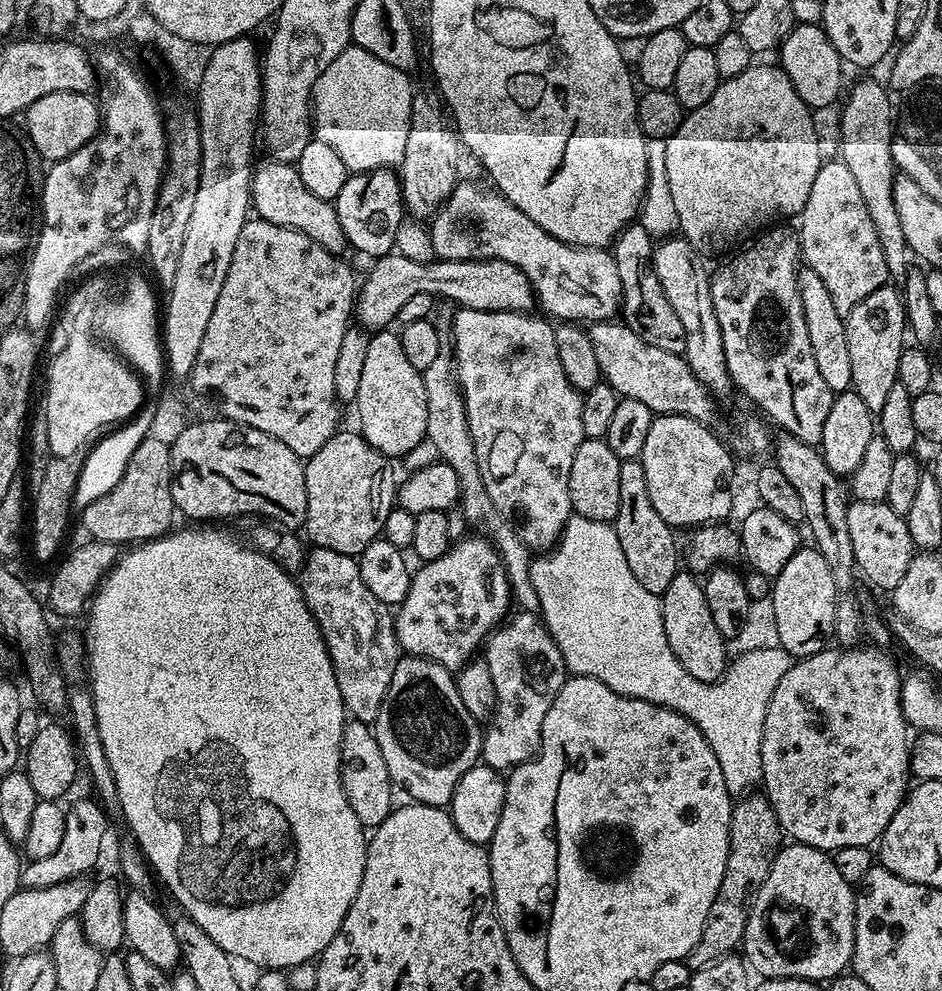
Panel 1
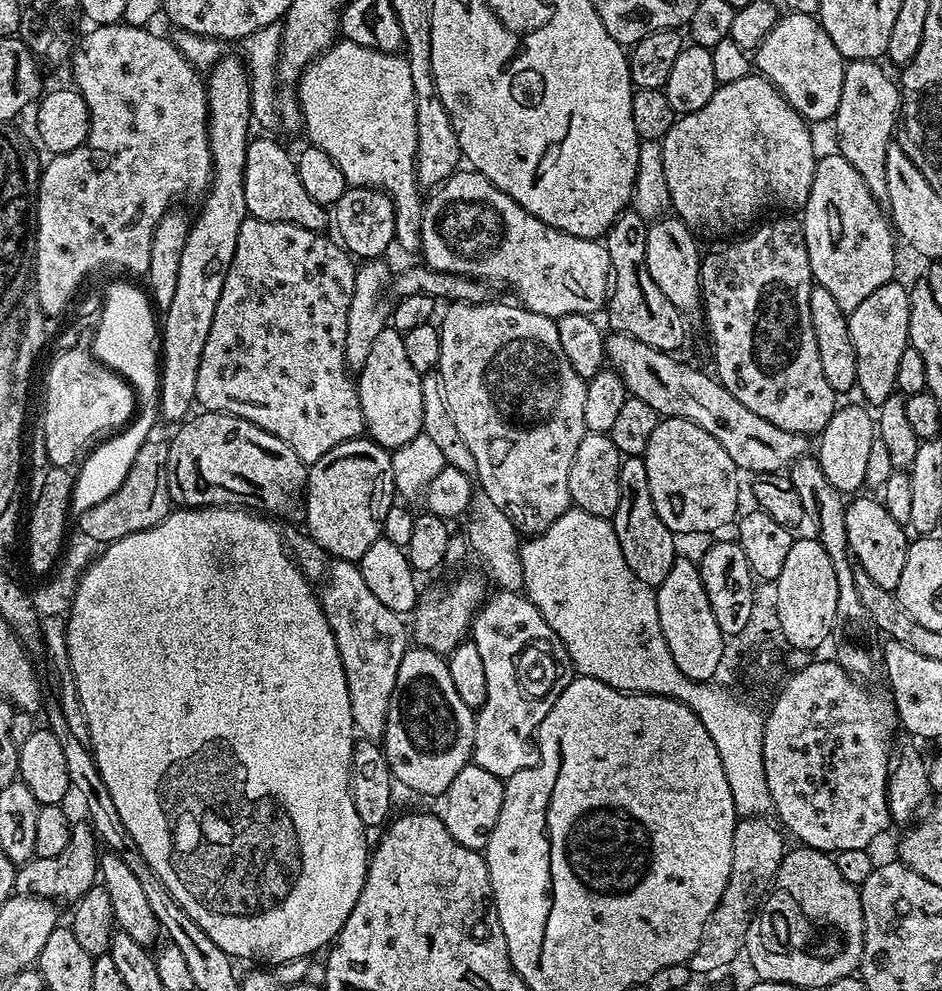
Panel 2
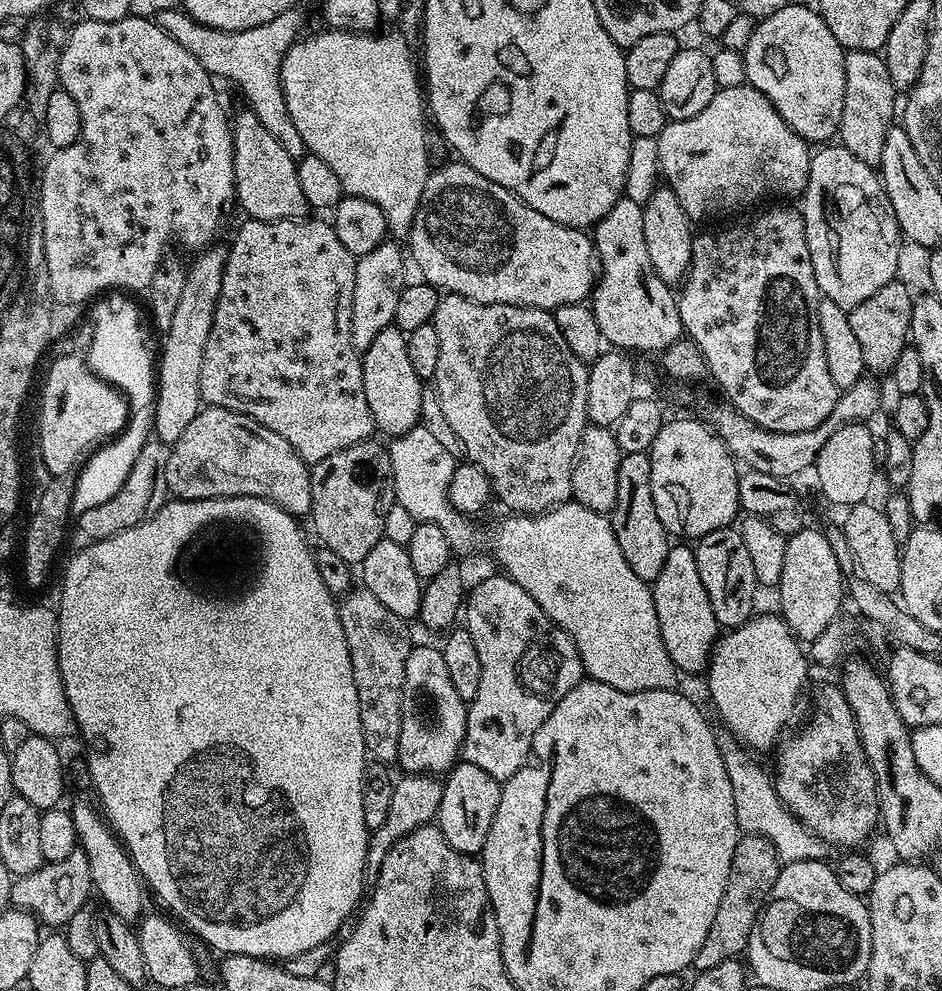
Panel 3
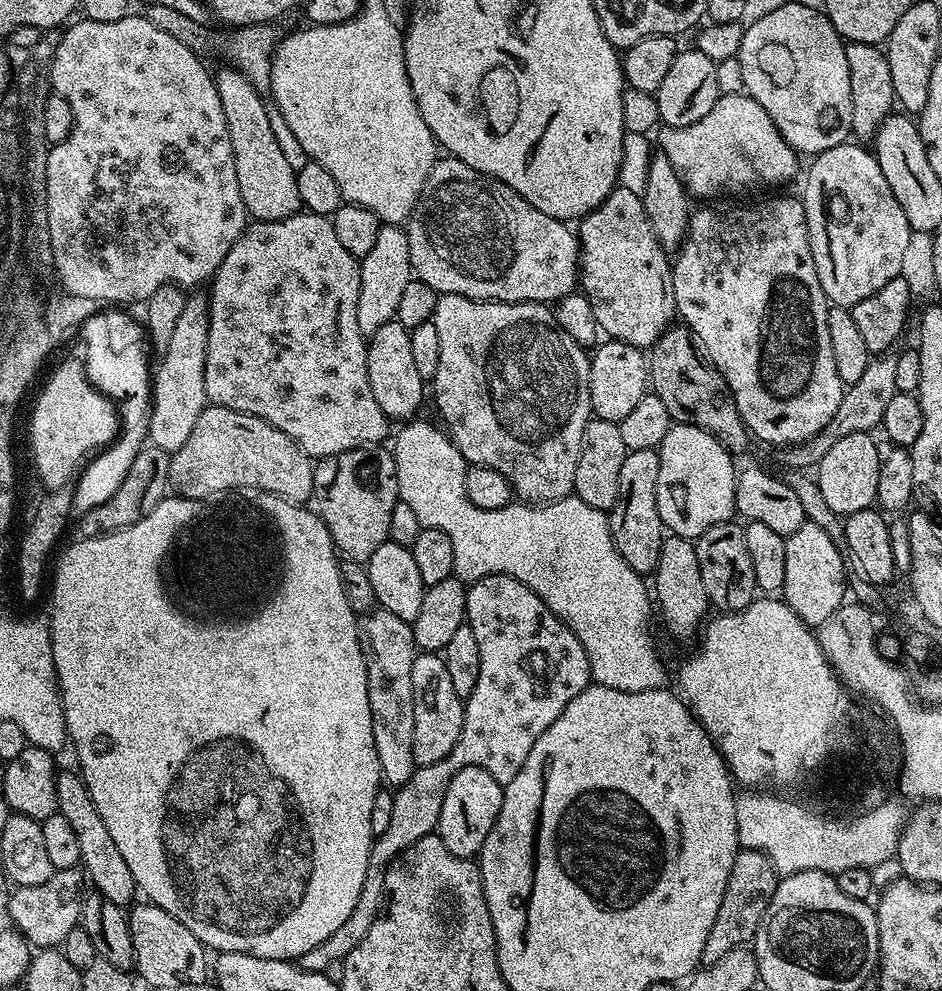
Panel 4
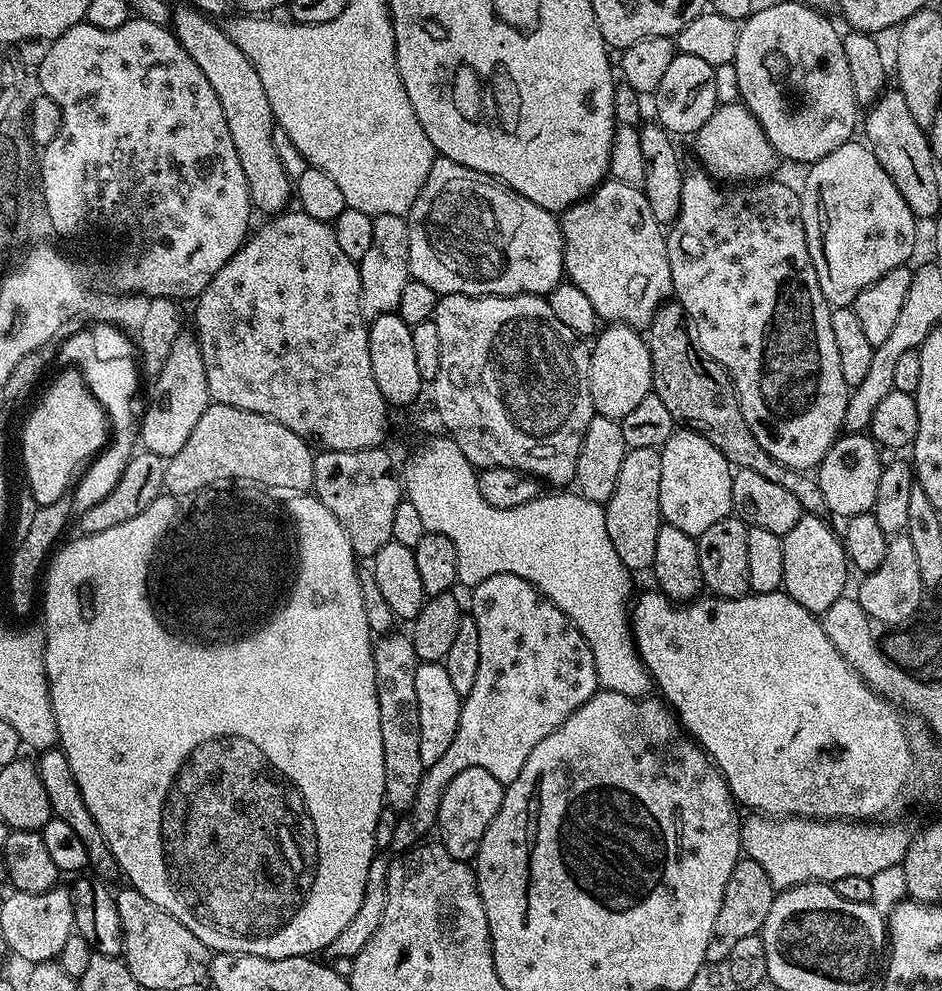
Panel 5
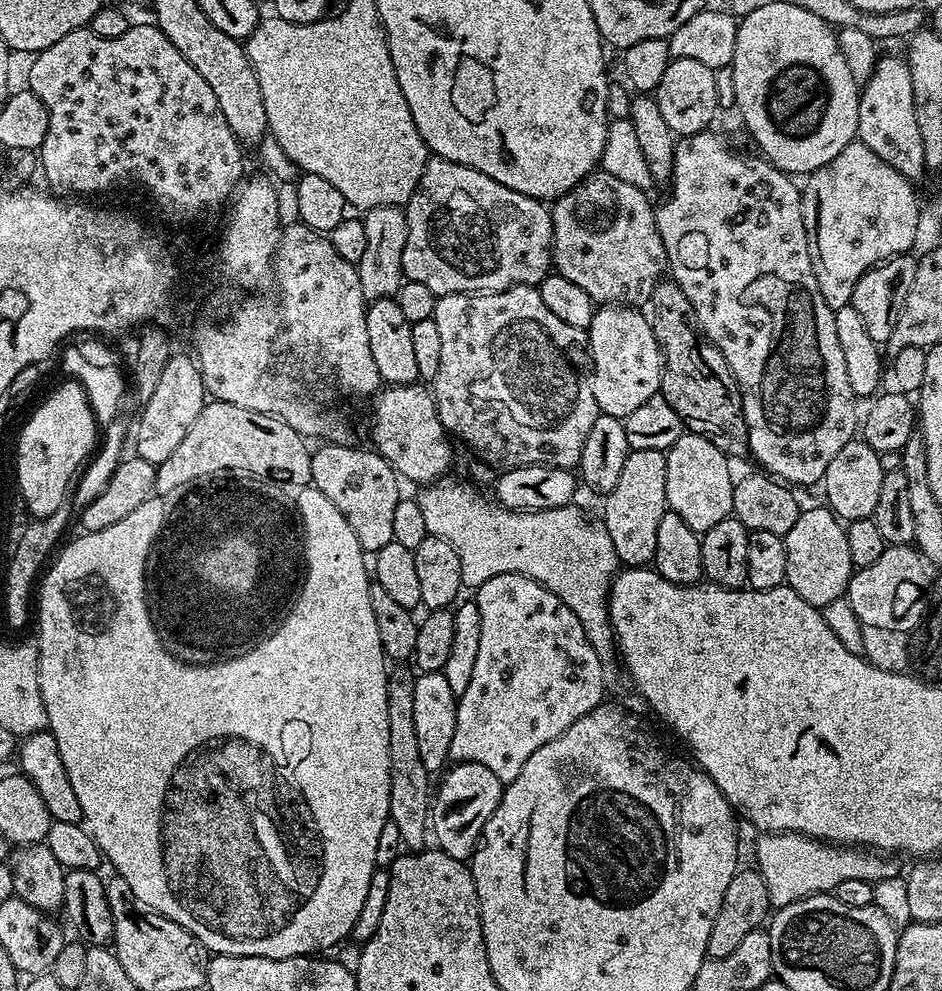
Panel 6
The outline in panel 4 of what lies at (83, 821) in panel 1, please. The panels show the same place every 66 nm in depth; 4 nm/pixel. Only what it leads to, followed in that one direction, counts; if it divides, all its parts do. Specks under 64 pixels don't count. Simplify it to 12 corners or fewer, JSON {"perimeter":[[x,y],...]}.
{"perimeter":[[55,870],[13,887],[6,916],[33,949],[79,925],[86,877]]}

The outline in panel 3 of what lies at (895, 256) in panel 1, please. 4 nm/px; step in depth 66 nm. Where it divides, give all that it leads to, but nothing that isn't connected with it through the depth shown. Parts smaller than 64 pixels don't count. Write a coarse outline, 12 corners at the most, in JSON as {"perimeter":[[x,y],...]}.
{"perimeter":[[848,52],[839,143],[879,165],[898,116],[880,52]]}

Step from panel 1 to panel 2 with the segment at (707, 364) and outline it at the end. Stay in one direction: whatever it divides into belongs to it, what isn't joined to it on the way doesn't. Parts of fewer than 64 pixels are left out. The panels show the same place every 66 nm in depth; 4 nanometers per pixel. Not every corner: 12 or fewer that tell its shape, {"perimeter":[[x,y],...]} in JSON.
{"perimeter":[[675,214],[648,224],[646,266],[681,314],[701,307],[698,237]]}

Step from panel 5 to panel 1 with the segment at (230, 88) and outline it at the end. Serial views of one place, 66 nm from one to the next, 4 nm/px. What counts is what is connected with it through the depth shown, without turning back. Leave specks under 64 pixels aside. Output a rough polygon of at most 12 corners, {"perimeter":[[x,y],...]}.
{"perimeter":[[291,163],[252,174],[252,208],[343,253],[335,203],[310,194]]}

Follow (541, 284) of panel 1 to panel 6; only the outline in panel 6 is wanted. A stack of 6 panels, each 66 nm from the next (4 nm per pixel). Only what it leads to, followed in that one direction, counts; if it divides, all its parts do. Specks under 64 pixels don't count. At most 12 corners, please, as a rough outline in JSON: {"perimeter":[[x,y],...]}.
{"perimeter":[[429,159],[402,270],[437,297],[538,286],[552,213]]}

